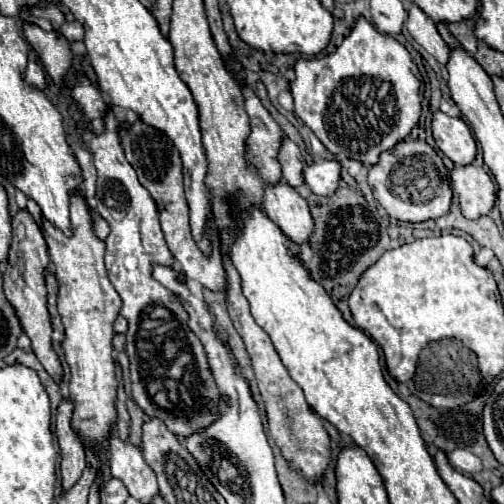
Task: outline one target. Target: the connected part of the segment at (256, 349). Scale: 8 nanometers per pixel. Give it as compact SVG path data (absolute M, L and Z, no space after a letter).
M223 255L225 259L225 269L229 275L229 283L227 283L227 307L229 307L229 315L231 321L237 329L237 333L243 337L247 353L253 361L253 369L255 369L255 377L257 377L257 385L261 391L261 397L265 401L265 409L267 409L267 419L269 419L269 433L275 439L275 443L279 445L283 457L291 463L293 469L301 471L305 479L313 481L315 477L321 477L329 457L331 457L331 449L329 449L329 435L321 423L321 419L311 411L311 407L307 405L301 387L289 377L285 365L281 363L269 335L253 321L251 313L249 313L249 303L241 293L241 281L239 275L235 273L233 265L229 263L229 259Z

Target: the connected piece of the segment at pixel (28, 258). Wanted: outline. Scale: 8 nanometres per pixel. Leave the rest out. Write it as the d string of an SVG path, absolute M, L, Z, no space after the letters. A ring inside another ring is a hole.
M19 209L13 219L13 241L7 253L7 261L5 261L5 273L3 273L3 291L7 301L11 303L11 307L15 309L15 315L21 321L23 331L29 335L31 339L31 349L37 355L37 359L41 361L41 365L45 367L45 371L53 377L53 381L57 385L61 385L63 379L63 367L61 361L53 349L53 327L49 321L49 313L47 313L47 287L45 287L45 273L49 269L51 257L47 253L47 243L41 235L39 225L35 223L33 215L27 209Z

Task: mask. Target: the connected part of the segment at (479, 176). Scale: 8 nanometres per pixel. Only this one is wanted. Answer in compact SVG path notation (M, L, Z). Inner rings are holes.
M455 167L455 171L451 173L451 185L453 191L459 195L461 213L467 219L479 219L483 215L489 215L497 199L497 189L487 171L483 171L483 167Z

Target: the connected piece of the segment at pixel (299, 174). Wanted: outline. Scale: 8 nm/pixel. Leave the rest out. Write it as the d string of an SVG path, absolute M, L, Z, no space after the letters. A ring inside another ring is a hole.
M283 137L283 145L281 145L281 151L279 151L279 161L281 161L281 167L283 167L283 177L291 187L305 185L305 179L303 179L305 159L301 157L299 147L293 141L289 141L287 137Z

